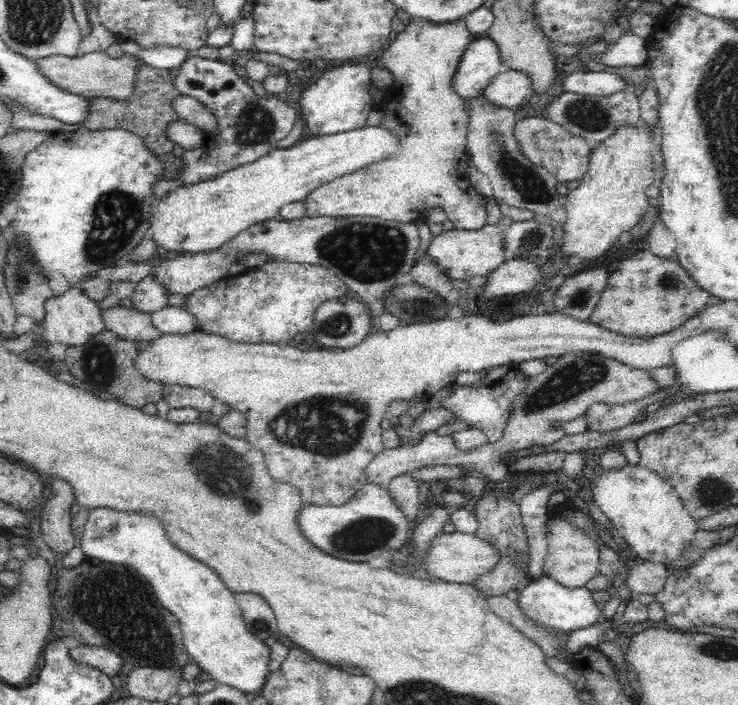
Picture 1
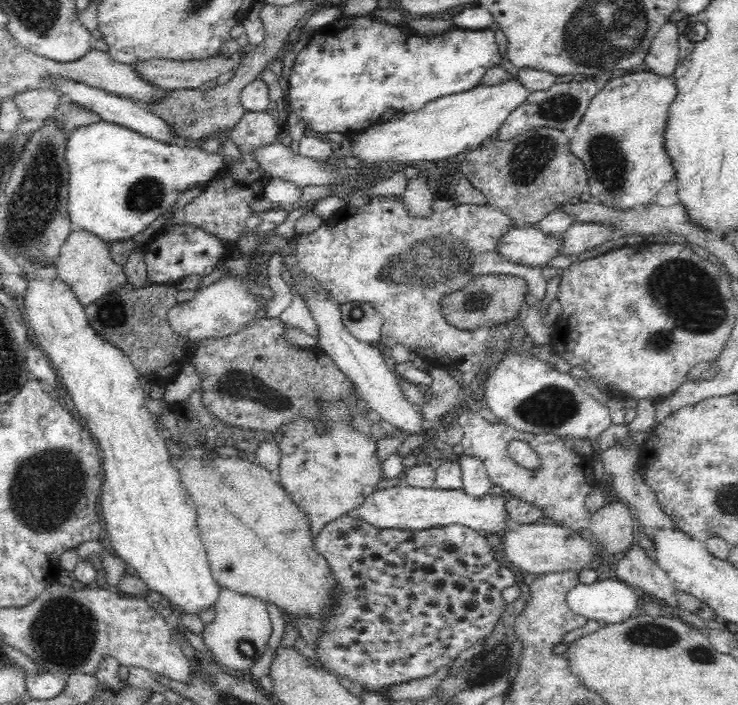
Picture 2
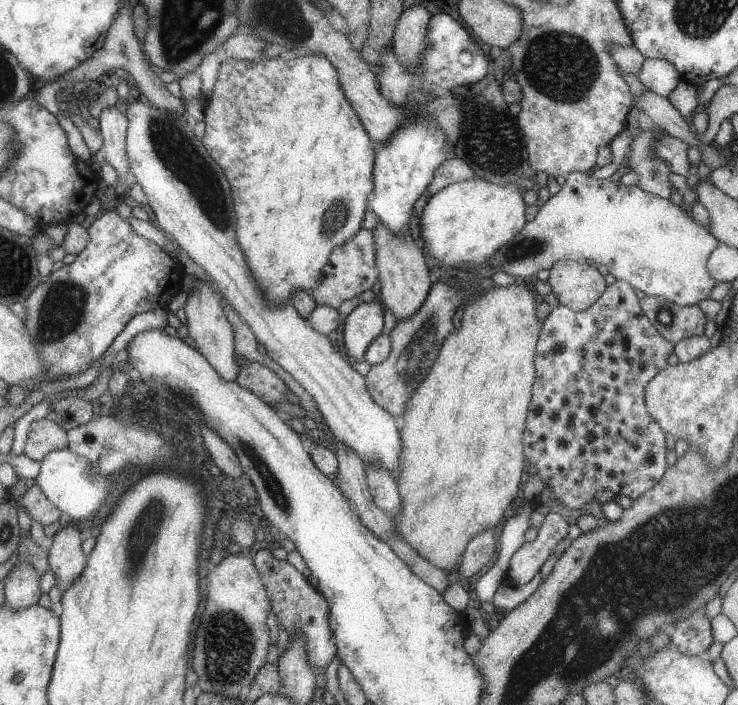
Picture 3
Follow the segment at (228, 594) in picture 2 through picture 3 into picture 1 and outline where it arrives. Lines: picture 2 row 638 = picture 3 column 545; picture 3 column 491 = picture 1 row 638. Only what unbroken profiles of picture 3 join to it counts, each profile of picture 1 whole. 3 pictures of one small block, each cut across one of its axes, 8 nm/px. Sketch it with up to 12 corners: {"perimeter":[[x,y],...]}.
{"perimeter":[[235,593],[243,623],[258,640],[278,632],[273,610],[259,594]]}

